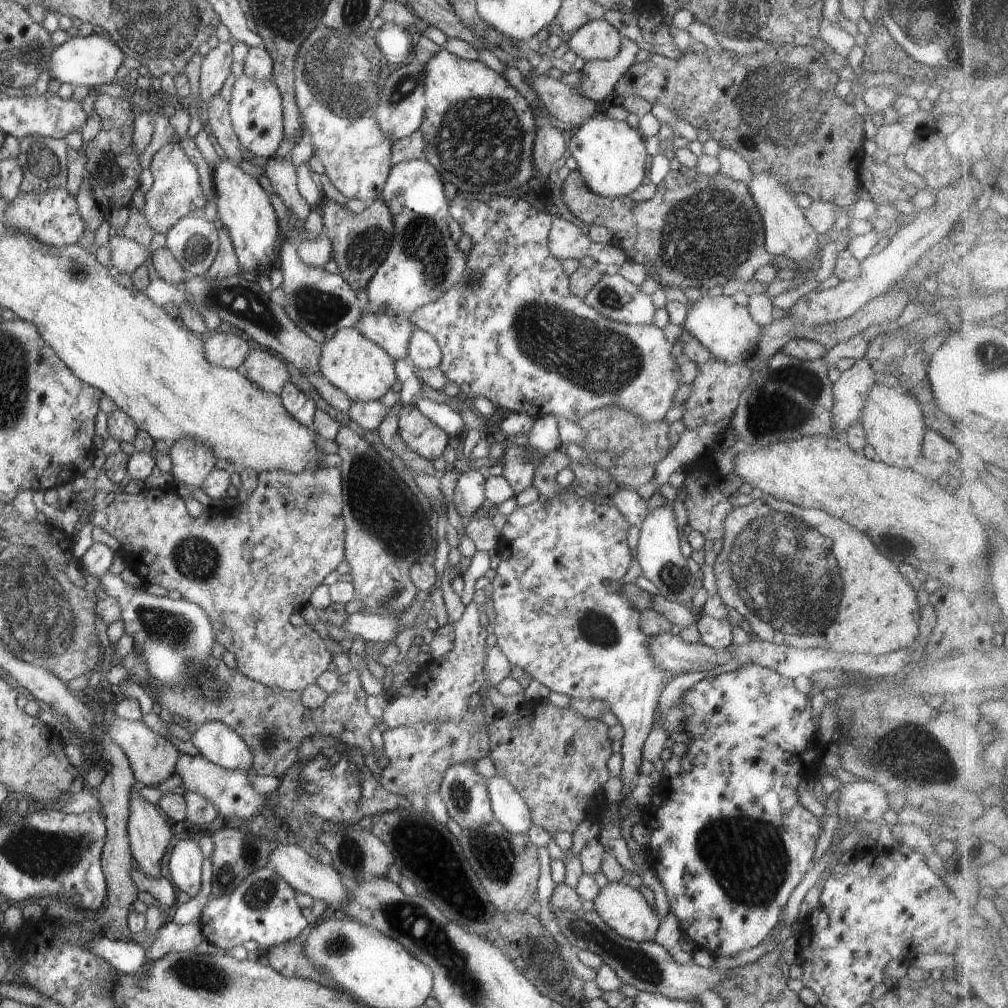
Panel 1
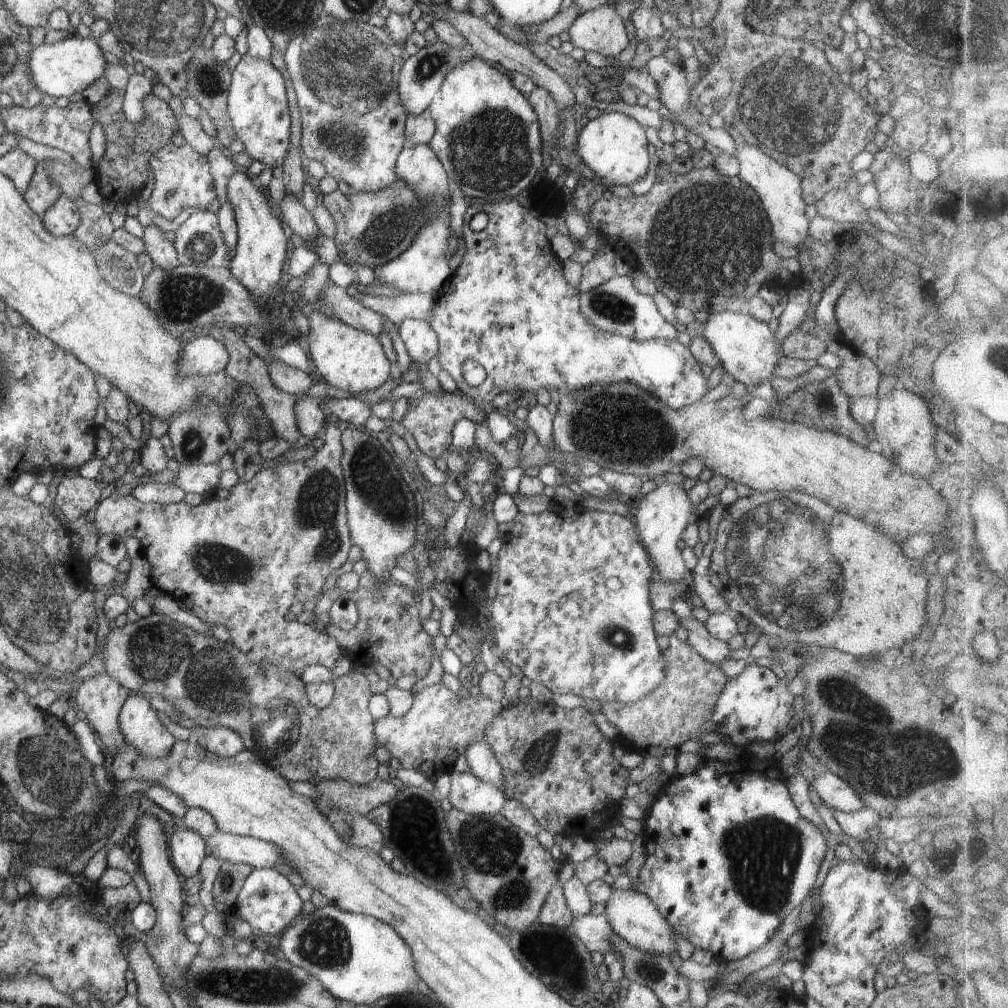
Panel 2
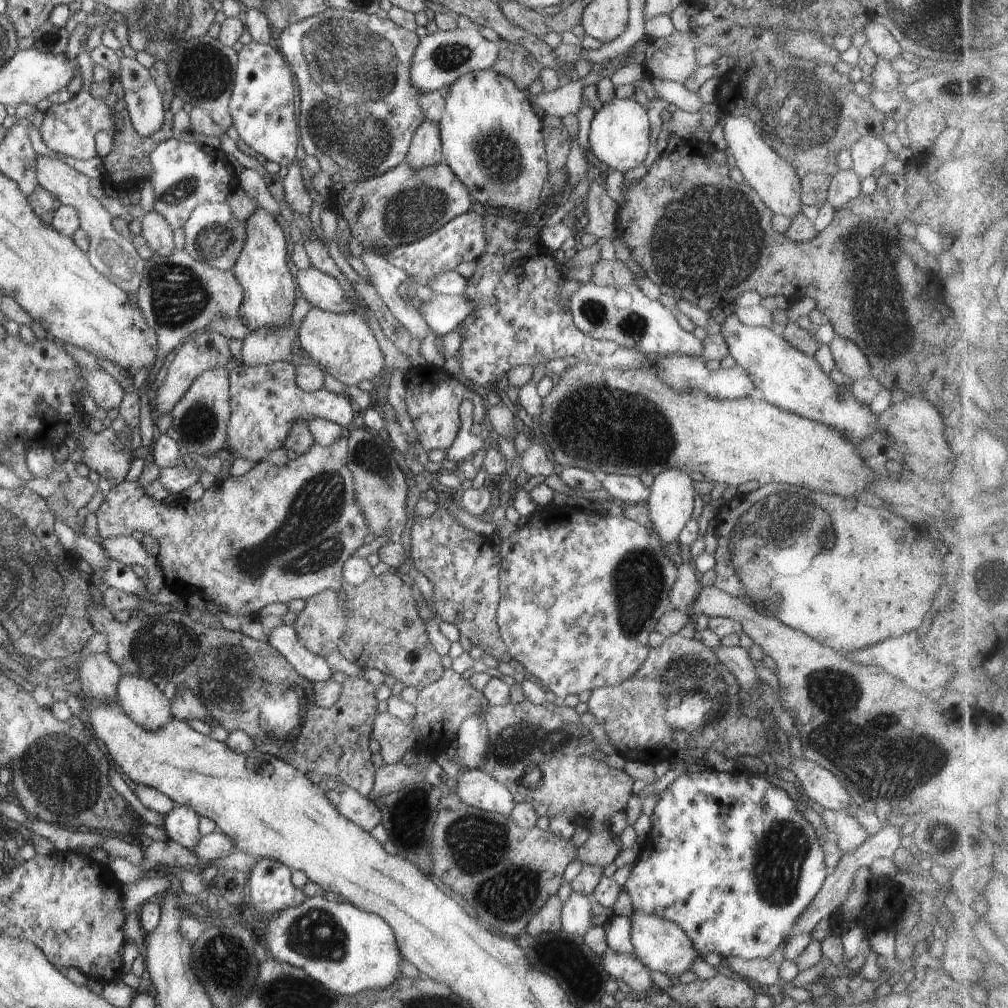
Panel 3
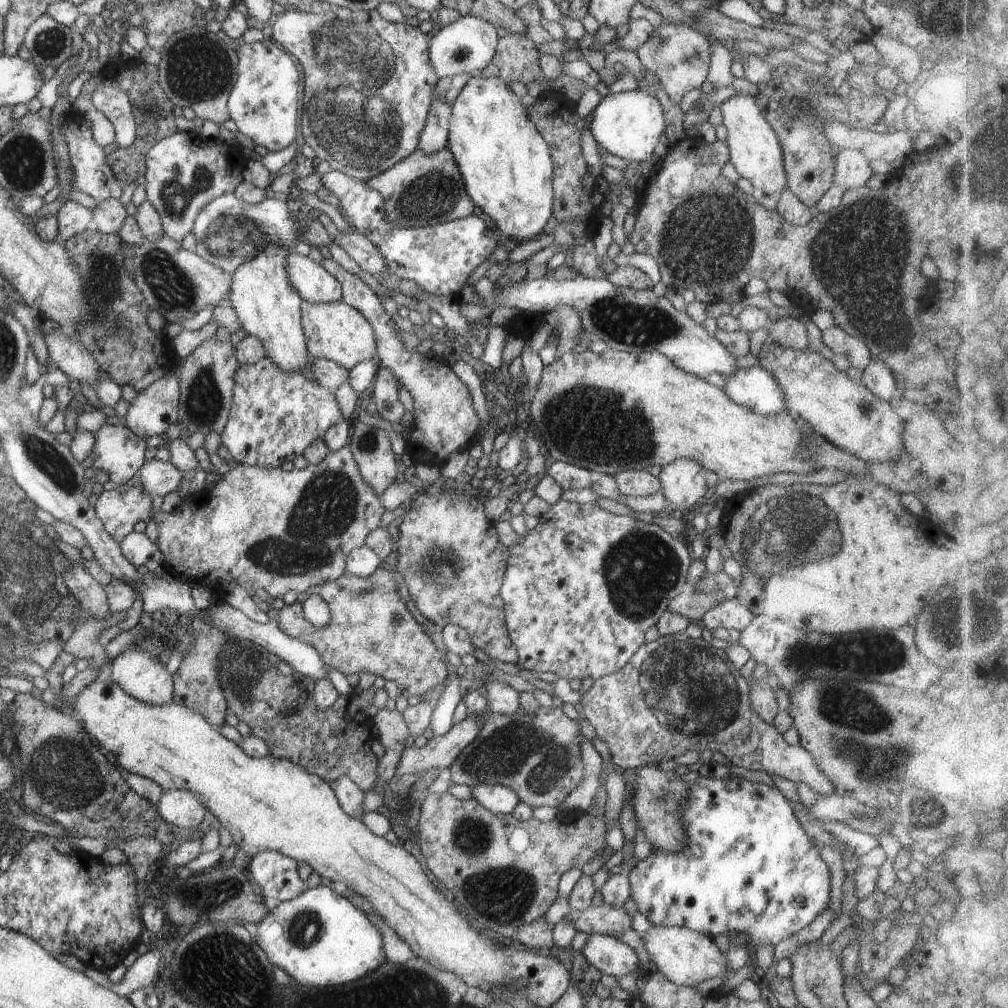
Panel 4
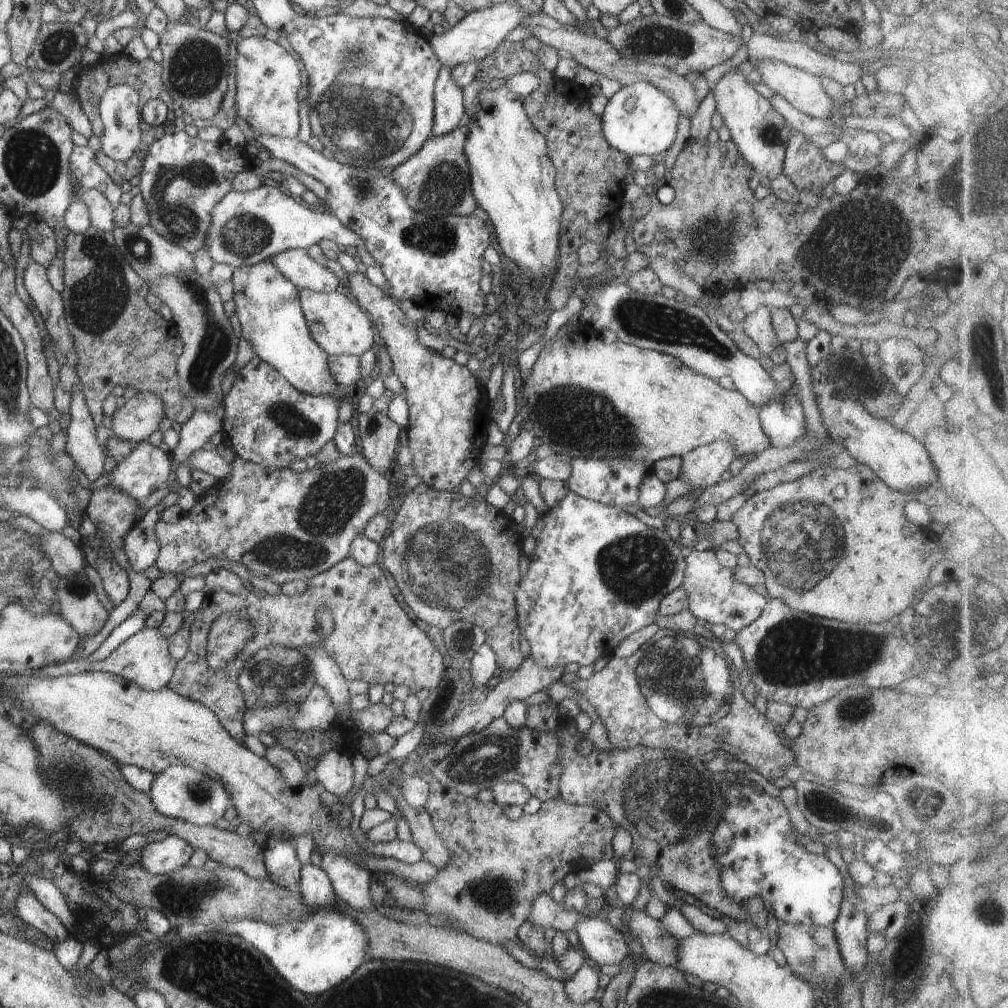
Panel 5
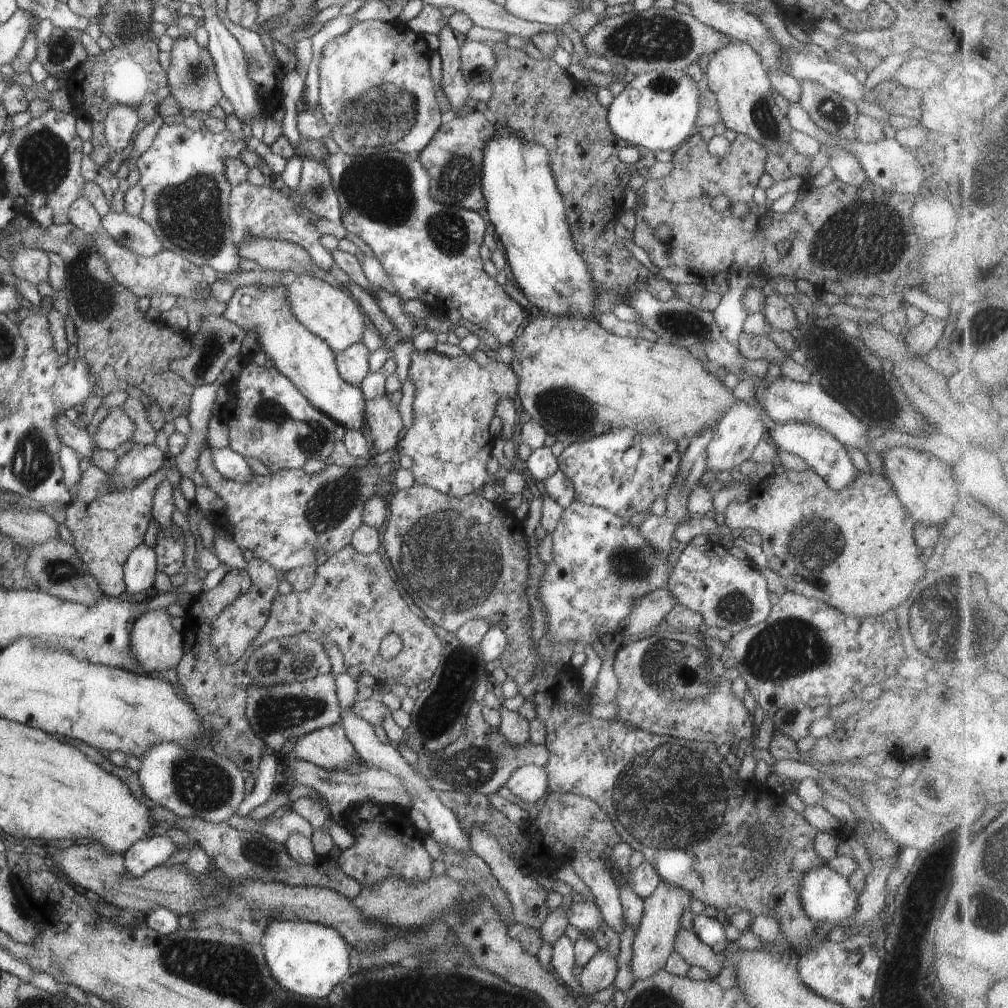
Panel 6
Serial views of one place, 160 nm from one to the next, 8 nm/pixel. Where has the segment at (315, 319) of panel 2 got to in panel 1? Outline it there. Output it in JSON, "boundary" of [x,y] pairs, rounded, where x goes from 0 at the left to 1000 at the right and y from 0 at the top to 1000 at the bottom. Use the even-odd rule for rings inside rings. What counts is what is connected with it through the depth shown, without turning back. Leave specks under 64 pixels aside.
{"boundary":[[[351,324],[337,325],[327,337],[319,340],[315,357],[316,370],[332,385],[339,387],[347,398],[377,397],[394,377],[391,357],[377,343],[364,337]]]}

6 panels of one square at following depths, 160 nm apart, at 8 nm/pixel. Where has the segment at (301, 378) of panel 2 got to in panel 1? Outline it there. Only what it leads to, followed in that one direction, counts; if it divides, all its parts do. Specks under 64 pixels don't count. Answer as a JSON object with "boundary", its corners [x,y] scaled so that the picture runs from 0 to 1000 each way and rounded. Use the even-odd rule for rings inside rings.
{"boundary":[[[257,343],[251,344],[236,367],[244,373],[245,377],[260,385],[260,388],[272,393],[278,393],[282,387],[282,381],[288,379],[284,361],[273,350]]]}

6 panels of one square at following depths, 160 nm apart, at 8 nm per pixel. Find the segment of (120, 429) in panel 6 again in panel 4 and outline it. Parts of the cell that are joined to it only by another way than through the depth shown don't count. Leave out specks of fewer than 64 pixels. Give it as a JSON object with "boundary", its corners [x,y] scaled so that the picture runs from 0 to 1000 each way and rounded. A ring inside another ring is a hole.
{"boundary":[[[177,365],[163,371],[138,389],[125,411],[125,424],[144,438],[151,433],[164,433],[168,423],[176,422],[179,383]]]}

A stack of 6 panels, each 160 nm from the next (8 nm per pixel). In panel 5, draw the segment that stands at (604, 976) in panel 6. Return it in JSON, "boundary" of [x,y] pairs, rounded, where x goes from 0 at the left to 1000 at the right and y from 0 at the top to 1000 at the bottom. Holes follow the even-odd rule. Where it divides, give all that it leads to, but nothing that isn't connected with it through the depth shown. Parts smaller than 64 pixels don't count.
{"boundary":[[[582,953],[567,970],[560,974],[562,988],[569,996],[578,996],[589,991],[589,987],[594,981],[595,961]]]}

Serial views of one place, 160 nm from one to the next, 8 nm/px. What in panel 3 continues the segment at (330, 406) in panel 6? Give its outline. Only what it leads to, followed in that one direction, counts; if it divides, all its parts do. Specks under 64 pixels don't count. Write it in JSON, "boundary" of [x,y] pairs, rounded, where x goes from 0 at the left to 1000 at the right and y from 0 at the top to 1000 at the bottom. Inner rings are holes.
{"boundary":[[[259,205],[248,212],[244,219],[244,242],[229,270],[240,284],[242,299],[237,307],[237,315],[249,328],[258,325],[273,325],[290,321],[288,313],[292,308],[294,280],[286,266],[284,234],[276,217]]]}

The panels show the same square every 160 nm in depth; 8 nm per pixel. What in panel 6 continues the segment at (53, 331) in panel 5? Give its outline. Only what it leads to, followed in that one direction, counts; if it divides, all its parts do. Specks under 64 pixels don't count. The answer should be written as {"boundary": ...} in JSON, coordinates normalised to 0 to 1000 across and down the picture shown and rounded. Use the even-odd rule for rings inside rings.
{"boundary":[[[17,245],[9,259],[12,272],[20,278],[28,278],[38,284],[40,280],[49,280],[50,257],[44,249],[28,245]]]}

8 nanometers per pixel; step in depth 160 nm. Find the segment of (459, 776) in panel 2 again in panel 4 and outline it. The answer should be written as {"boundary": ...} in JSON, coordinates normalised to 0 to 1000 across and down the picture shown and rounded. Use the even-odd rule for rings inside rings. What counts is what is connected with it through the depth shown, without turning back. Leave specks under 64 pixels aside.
{"boundary":[[[472,778],[467,783],[468,793],[490,809],[507,809],[517,796],[501,779]]]}

